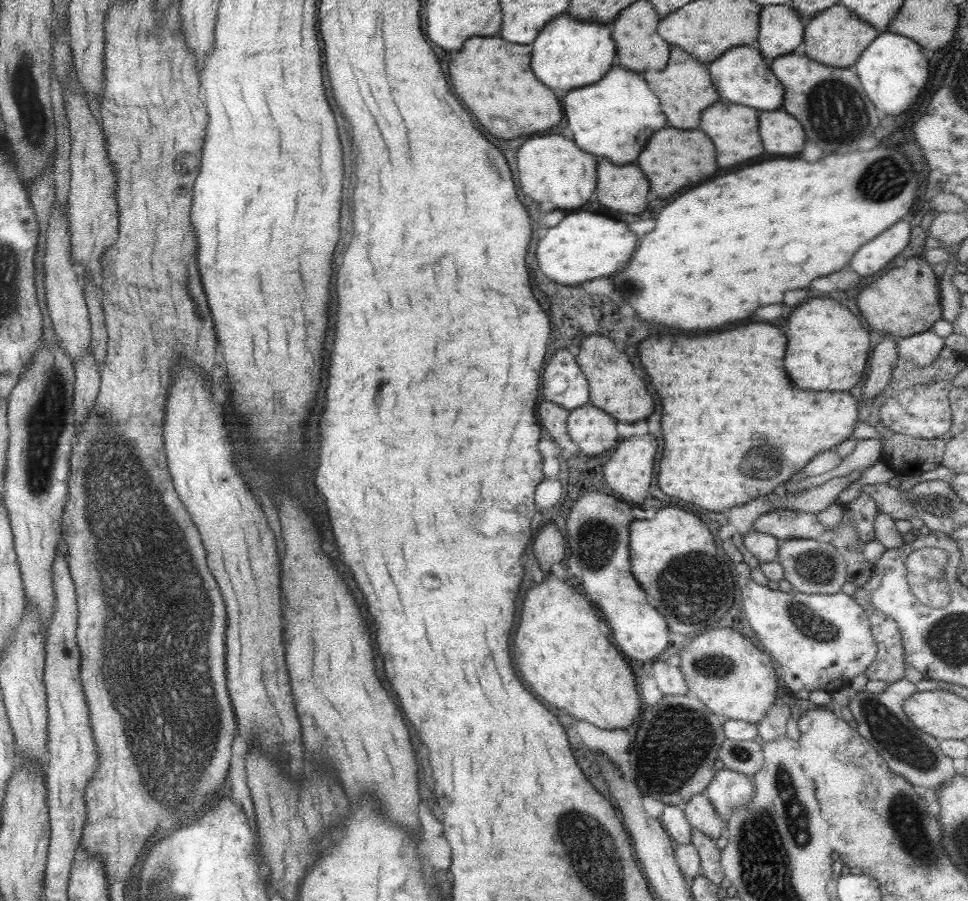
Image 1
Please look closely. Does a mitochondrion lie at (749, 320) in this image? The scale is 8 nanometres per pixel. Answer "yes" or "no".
no

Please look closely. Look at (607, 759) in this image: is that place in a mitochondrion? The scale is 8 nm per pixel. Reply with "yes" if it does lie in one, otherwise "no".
no

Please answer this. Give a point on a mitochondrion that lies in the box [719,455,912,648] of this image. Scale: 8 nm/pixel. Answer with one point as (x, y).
(813, 625)

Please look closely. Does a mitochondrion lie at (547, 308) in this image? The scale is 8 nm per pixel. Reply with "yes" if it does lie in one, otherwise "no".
no

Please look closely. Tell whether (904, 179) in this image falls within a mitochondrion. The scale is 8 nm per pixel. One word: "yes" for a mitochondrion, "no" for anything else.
yes

